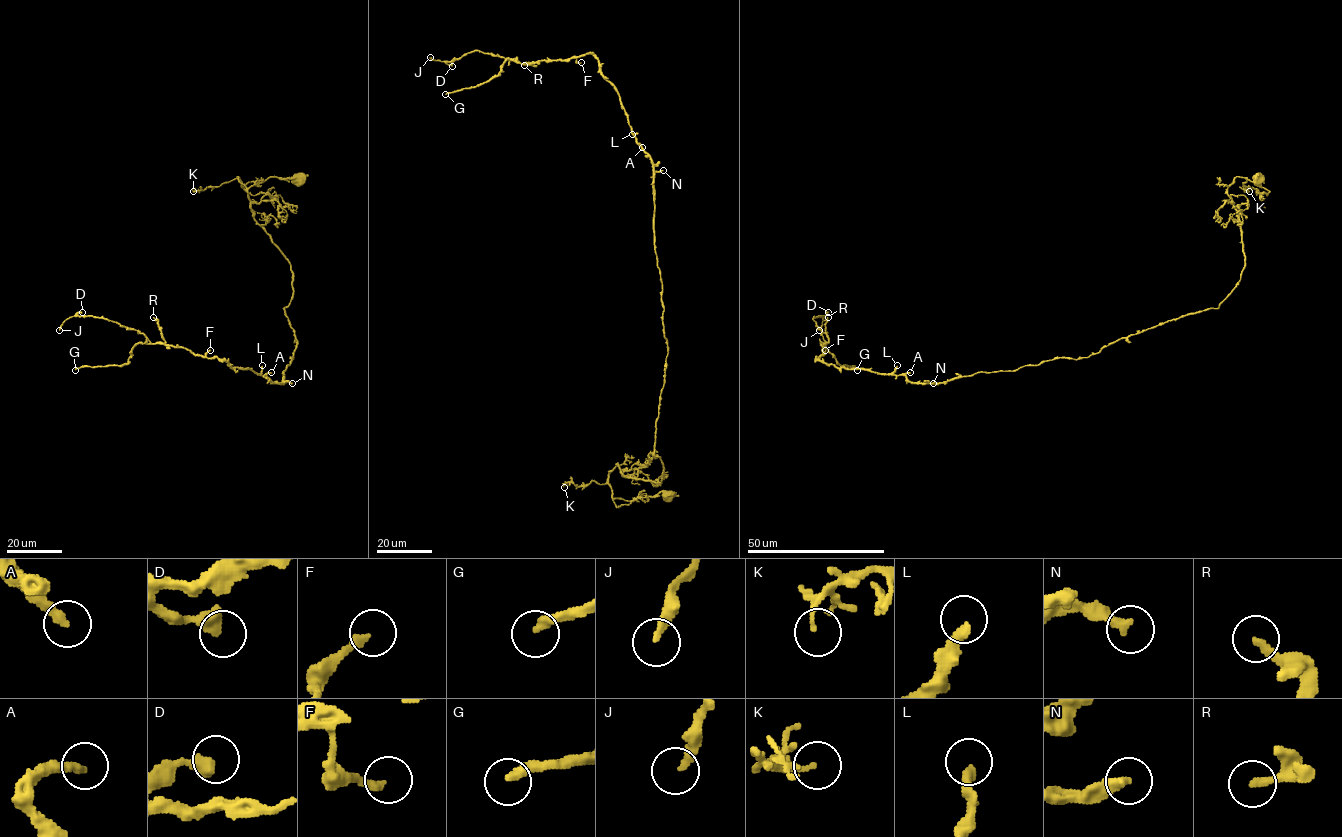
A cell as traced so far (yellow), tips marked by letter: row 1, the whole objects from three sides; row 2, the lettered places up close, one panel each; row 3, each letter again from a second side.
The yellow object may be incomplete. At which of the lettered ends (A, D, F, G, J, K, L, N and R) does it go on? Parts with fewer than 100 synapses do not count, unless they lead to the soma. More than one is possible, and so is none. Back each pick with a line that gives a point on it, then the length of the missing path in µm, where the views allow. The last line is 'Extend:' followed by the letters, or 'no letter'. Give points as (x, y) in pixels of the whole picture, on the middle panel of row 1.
G: at (445, 94); about 50 µm are missing
Extend: G

